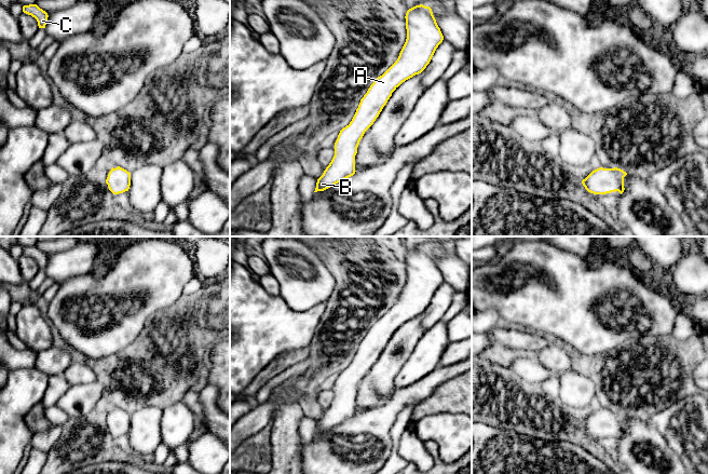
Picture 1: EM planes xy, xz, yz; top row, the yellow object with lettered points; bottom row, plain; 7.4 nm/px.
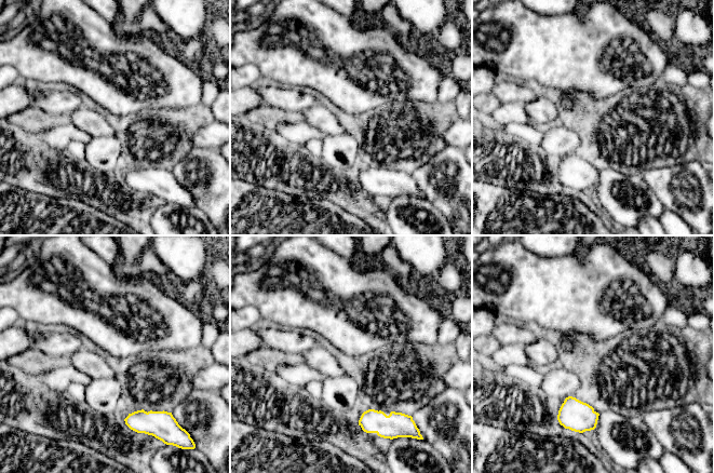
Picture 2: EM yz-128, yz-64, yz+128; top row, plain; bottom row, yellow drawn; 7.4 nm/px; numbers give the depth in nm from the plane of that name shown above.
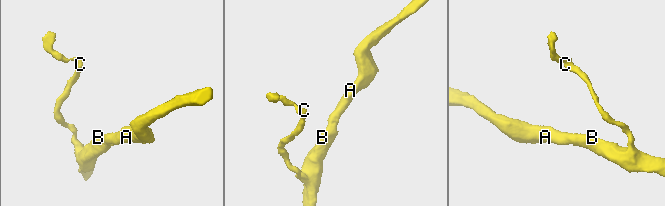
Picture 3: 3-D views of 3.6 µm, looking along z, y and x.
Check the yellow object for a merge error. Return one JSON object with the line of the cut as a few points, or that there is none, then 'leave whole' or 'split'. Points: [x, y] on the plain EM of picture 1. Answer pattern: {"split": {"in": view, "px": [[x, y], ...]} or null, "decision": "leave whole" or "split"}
{"split": null, "decision": "leave whole"}

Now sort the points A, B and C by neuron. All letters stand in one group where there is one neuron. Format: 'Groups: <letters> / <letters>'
Groups: A B C

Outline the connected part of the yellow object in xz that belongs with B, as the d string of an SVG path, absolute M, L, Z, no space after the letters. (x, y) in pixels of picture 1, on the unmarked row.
M423 246L406 255L407 281L397 302L378 319L360 341L349 367L335 384L335 397L317 421L314 434L324 433L355 416L355 397L365 374L373 366L392 335L406 322L421 315L430 306L444 277L432 250Z

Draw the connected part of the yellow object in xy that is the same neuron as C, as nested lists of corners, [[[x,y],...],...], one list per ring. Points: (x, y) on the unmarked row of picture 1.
[[[37,246],[24,247],[23,254],[35,259],[38,263],[39,270],[45,270],[49,257]]]

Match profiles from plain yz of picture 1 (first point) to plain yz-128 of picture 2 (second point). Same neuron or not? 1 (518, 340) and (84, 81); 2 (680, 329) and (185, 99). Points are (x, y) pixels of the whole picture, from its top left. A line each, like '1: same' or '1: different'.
1: different
2: different

